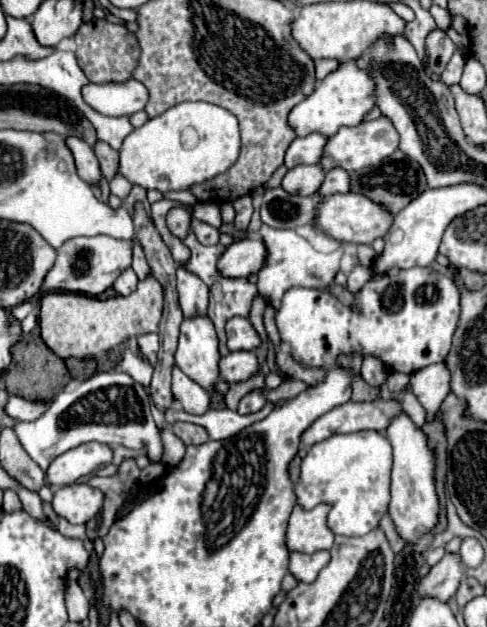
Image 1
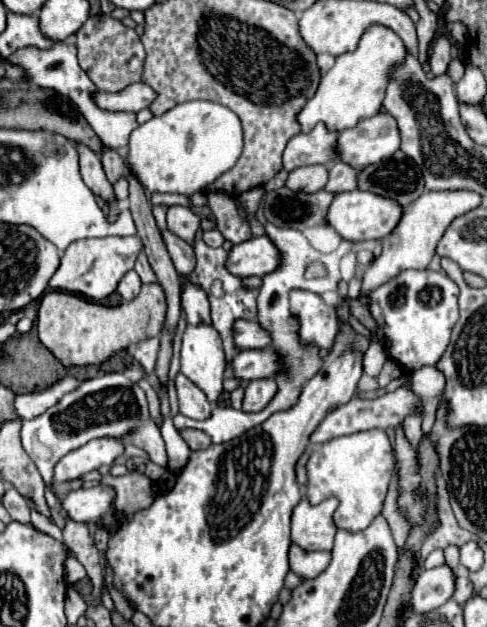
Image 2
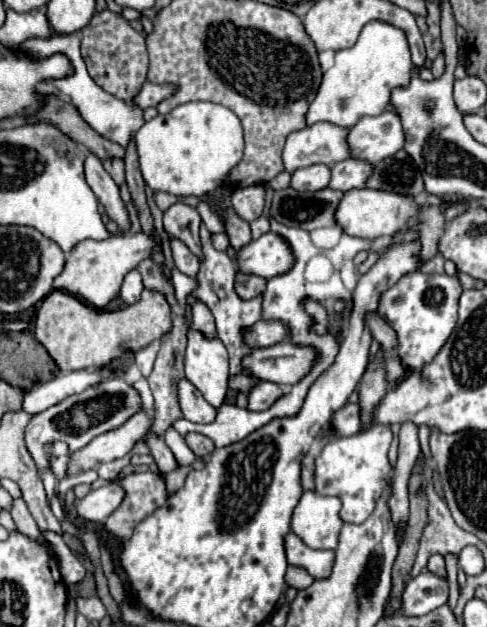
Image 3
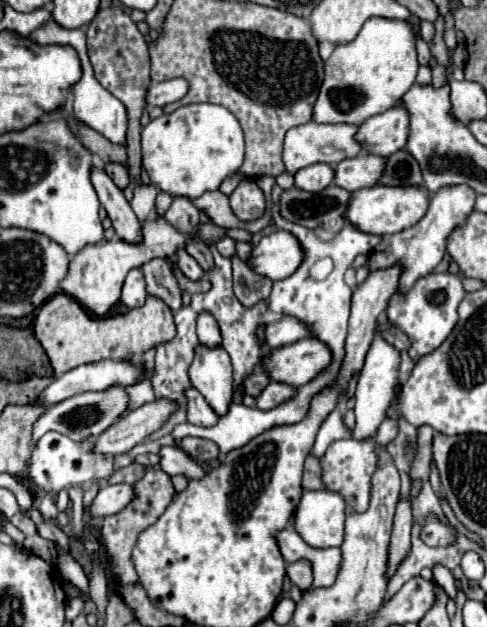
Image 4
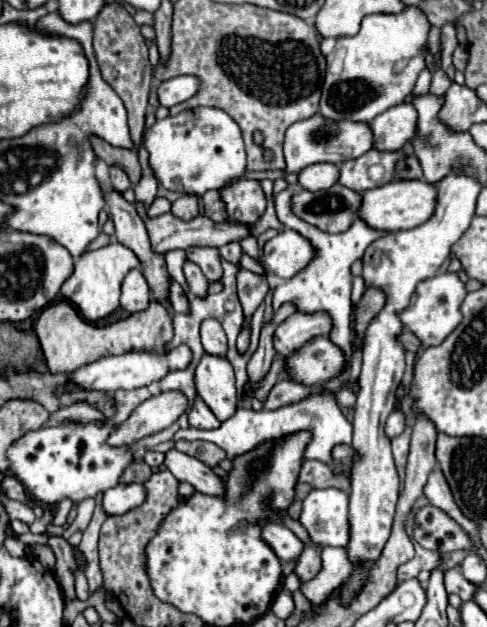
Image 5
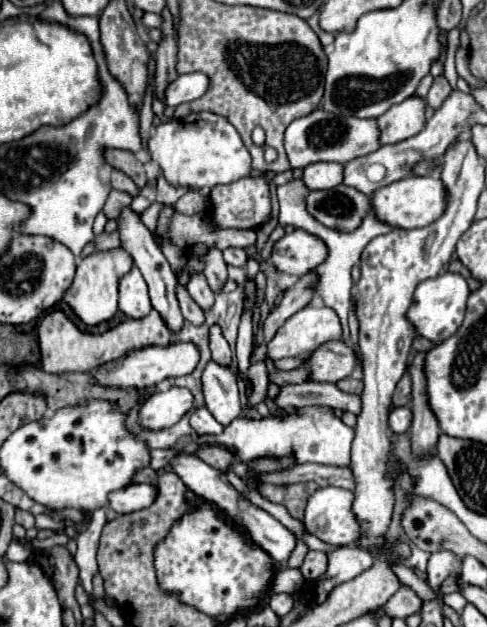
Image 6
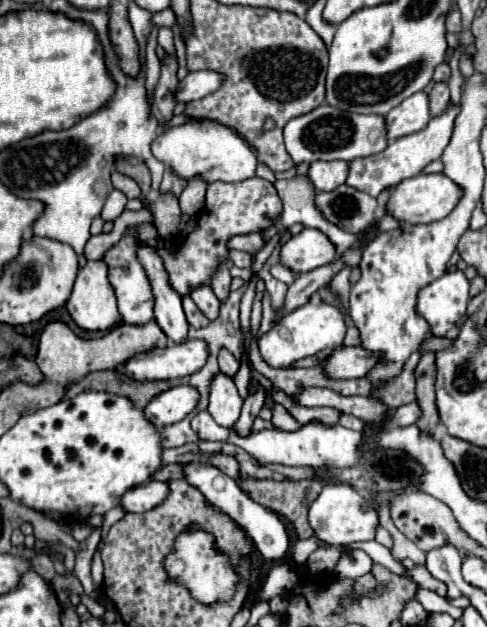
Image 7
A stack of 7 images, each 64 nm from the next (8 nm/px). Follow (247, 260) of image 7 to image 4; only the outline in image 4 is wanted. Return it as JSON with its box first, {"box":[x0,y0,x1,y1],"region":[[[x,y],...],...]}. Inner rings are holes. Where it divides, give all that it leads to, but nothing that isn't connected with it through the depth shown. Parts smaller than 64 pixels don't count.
{"box":[216,238,236,258],"region":[[[224,238],[224,240],[220,240],[220,244],[216,244],[216,250],[218,250],[222,256],[232,258],[232,256],[236,256],[236,242],[234,242],[232,238]]]}

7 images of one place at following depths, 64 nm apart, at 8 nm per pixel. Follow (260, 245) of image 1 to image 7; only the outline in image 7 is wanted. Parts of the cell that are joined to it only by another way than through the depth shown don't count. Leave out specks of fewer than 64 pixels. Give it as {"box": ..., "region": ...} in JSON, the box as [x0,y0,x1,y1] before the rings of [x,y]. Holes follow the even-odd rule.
{"box":[280,228,336,272],"region":[[[304,228],[298,236],[292,236],[280,252],[282,264],[294,272],[310,272],[318,266],[330,264],[336,256],[336,246],[328,236],[316,228]]]}

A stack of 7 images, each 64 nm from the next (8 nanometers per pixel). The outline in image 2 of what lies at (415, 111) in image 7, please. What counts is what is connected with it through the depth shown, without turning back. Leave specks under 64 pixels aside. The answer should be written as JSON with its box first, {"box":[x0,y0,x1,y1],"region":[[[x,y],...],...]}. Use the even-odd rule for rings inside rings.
{"box":[338,112,400,168],"region":[[[380,112],[372,118],[364,118],[354,128],[342,130],[338,140],[340,160],[352,164],[354,168],[366,168],[368,164],[376,164],[384,158],[390,158],[398,148],[400,148],[400,130],[396,120],[388,112]]]}

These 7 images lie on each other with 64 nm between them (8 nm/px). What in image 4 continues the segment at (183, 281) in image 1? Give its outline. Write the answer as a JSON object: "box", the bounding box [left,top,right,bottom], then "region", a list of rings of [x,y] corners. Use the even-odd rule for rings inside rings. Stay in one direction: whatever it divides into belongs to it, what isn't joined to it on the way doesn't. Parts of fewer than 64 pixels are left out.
{"box":[198,314,222,348],"region":[[[212,314],[198,316],[198,338],[200,338],[200,344],[206,348],[222,346],[222,334],[220,334],[218,322],[214,320]]]}

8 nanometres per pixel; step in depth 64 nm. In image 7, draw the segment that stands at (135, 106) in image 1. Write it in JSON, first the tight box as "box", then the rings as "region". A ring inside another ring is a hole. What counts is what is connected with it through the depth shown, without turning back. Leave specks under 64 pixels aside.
{"box":[176,70,224,102],"region":[[[200,70],[200,72],[190,72],[182,82],[180,82],[180,92],[176,94],[178,102],[190,102],[190,100],[200,100],[212,92],[216,92],[224,82],[224,74],[214,72],[214,70]]]}

